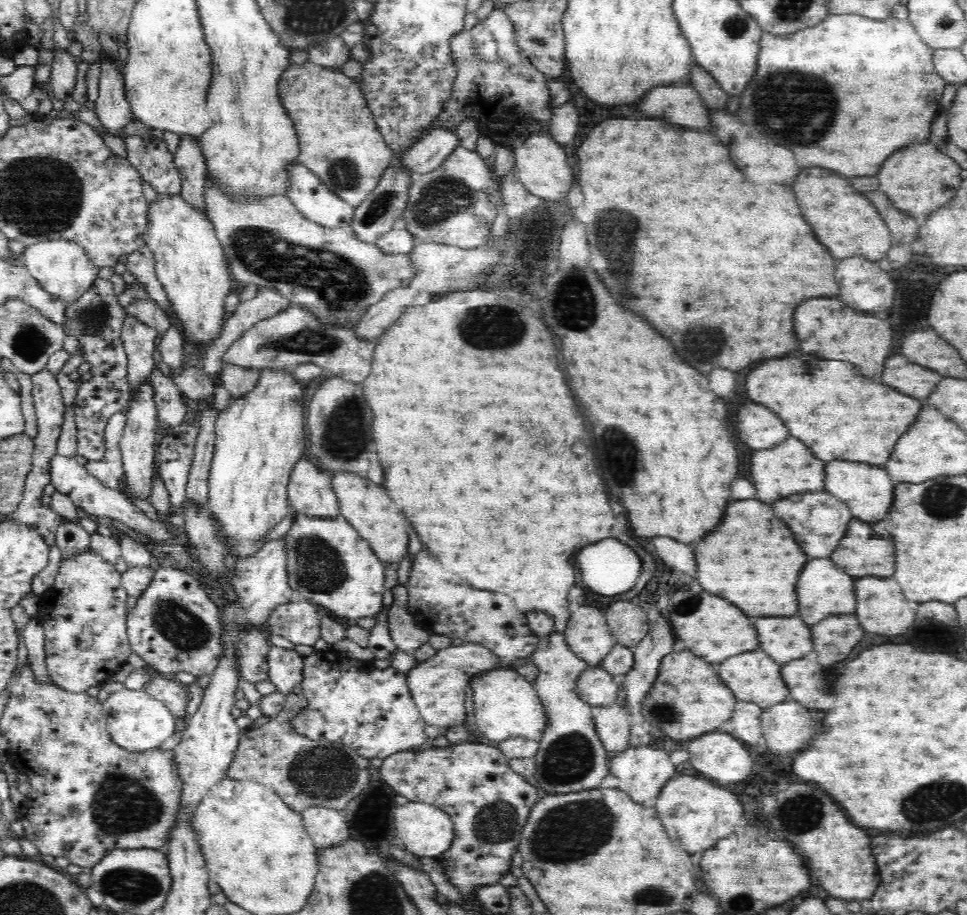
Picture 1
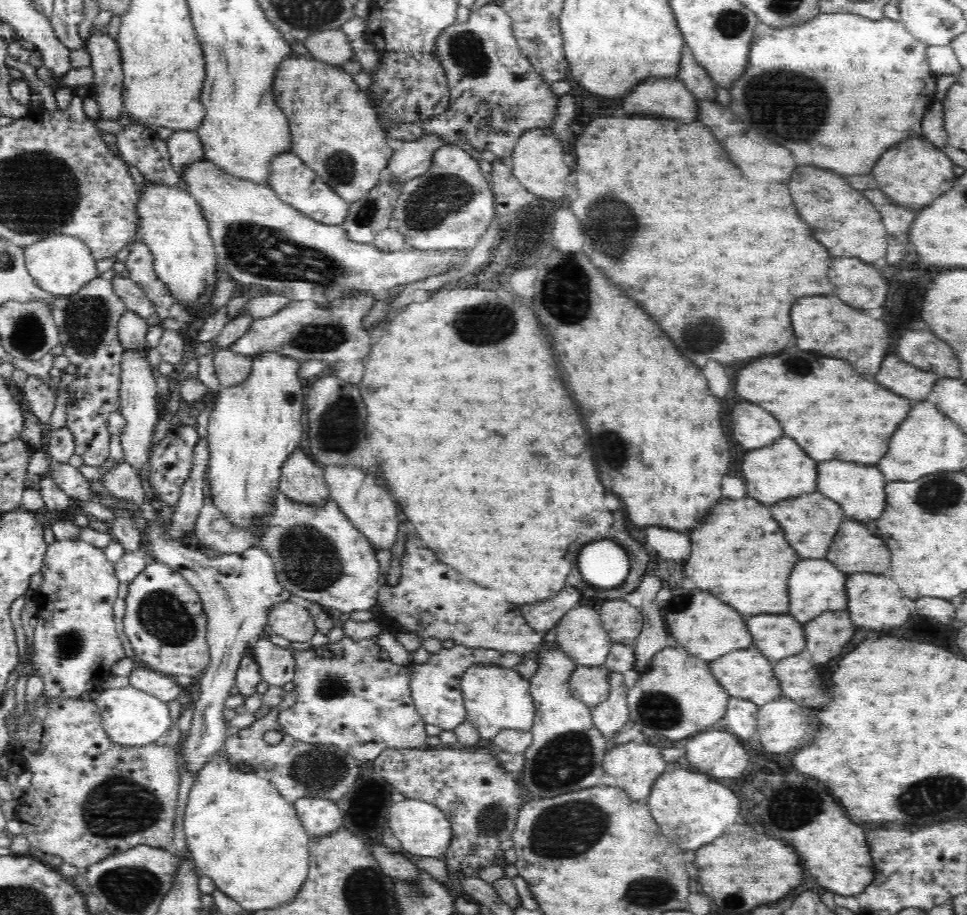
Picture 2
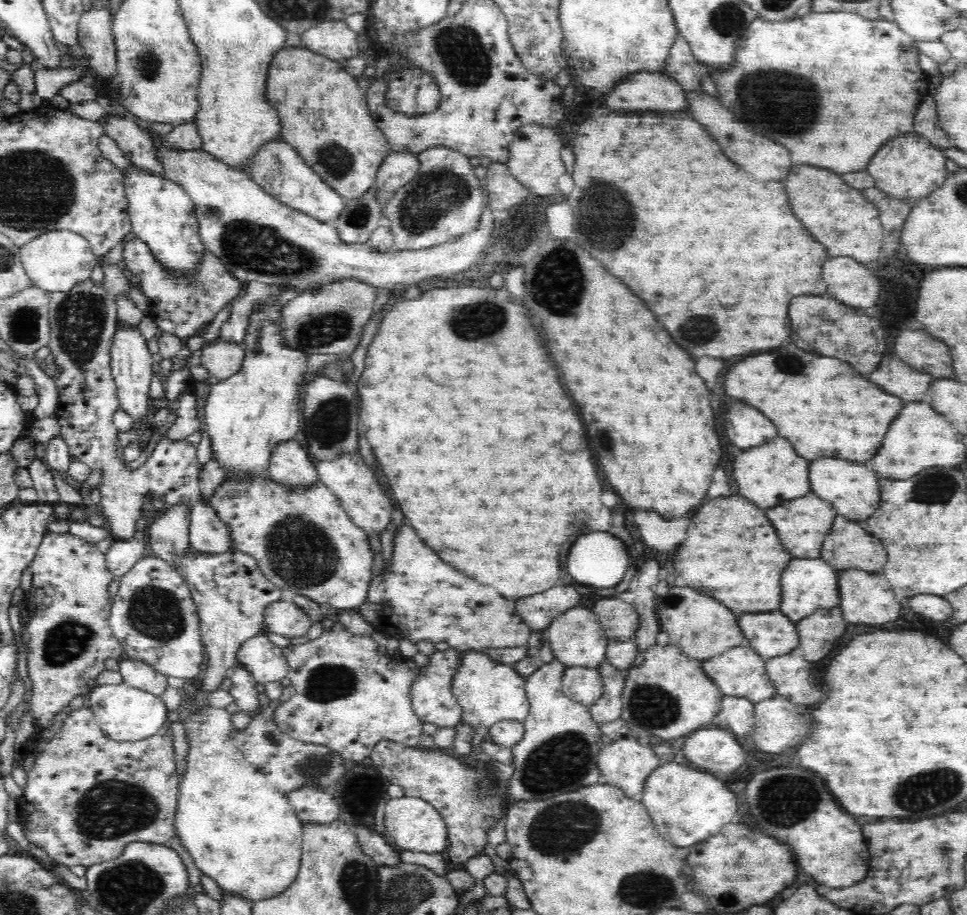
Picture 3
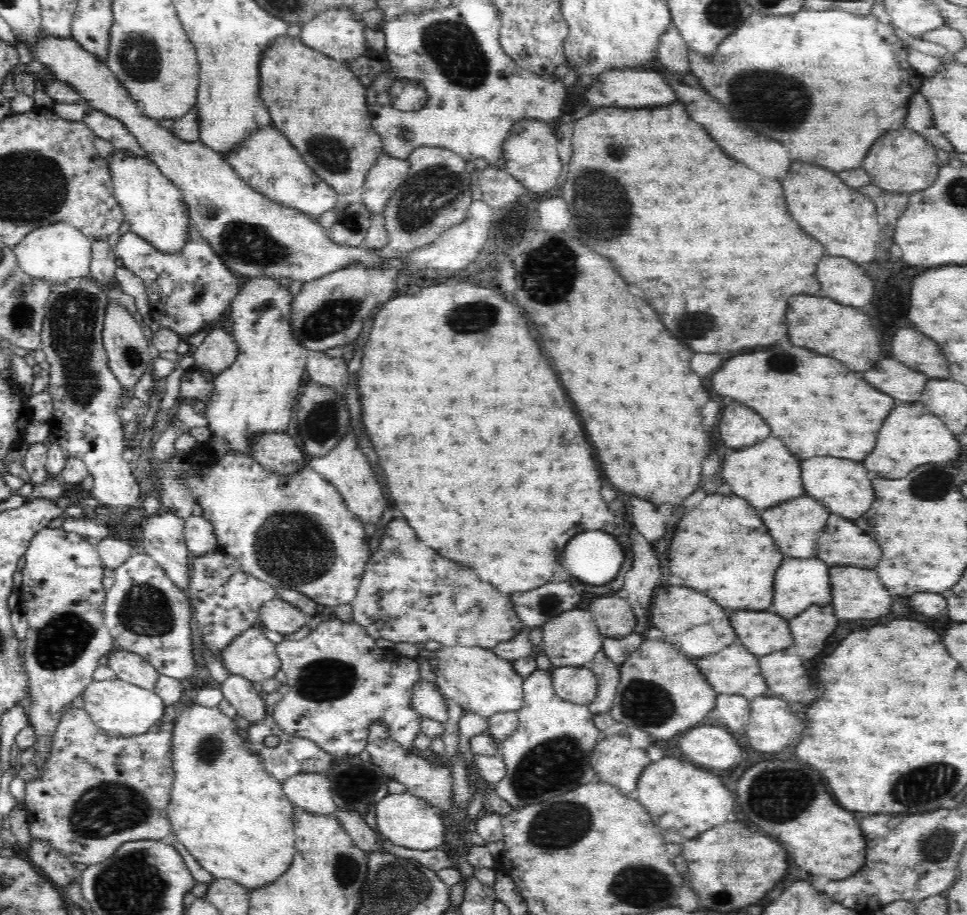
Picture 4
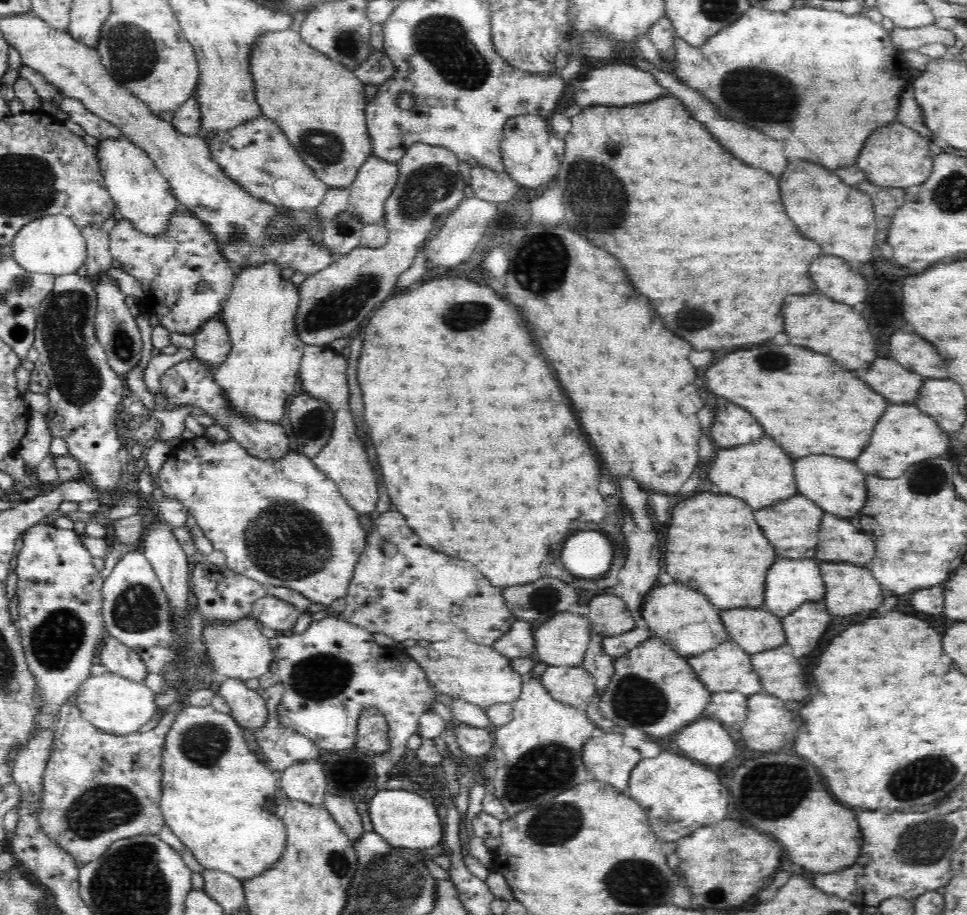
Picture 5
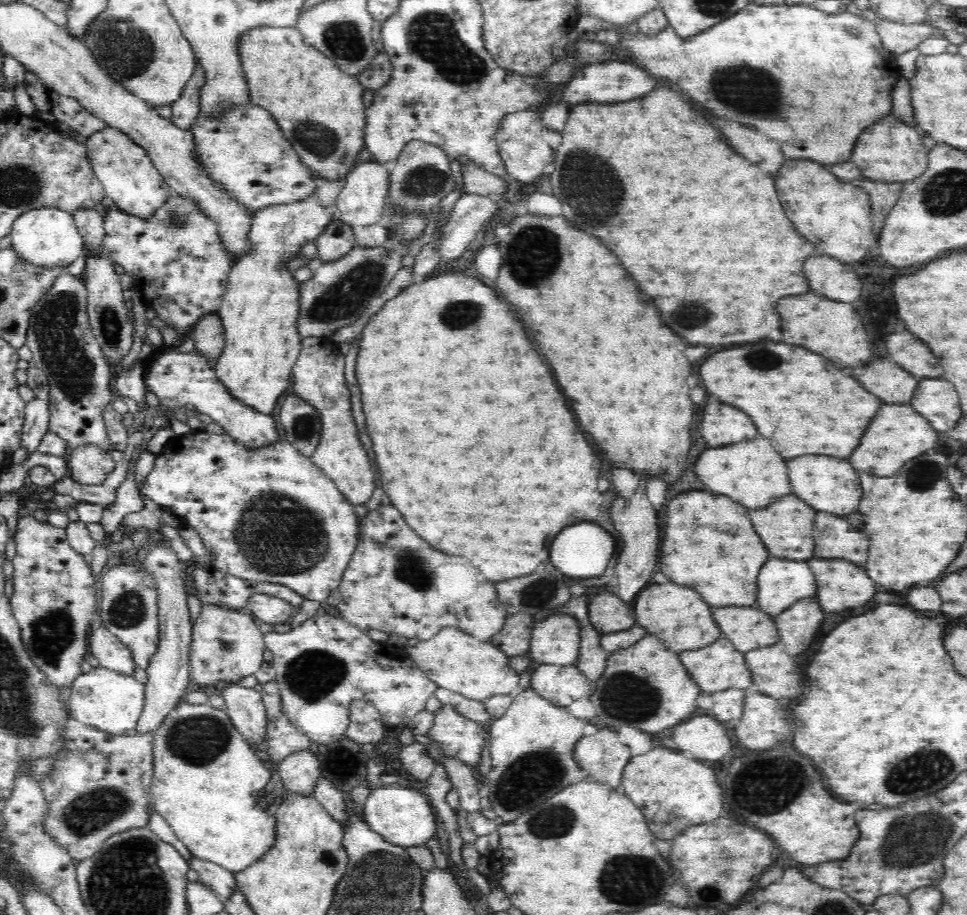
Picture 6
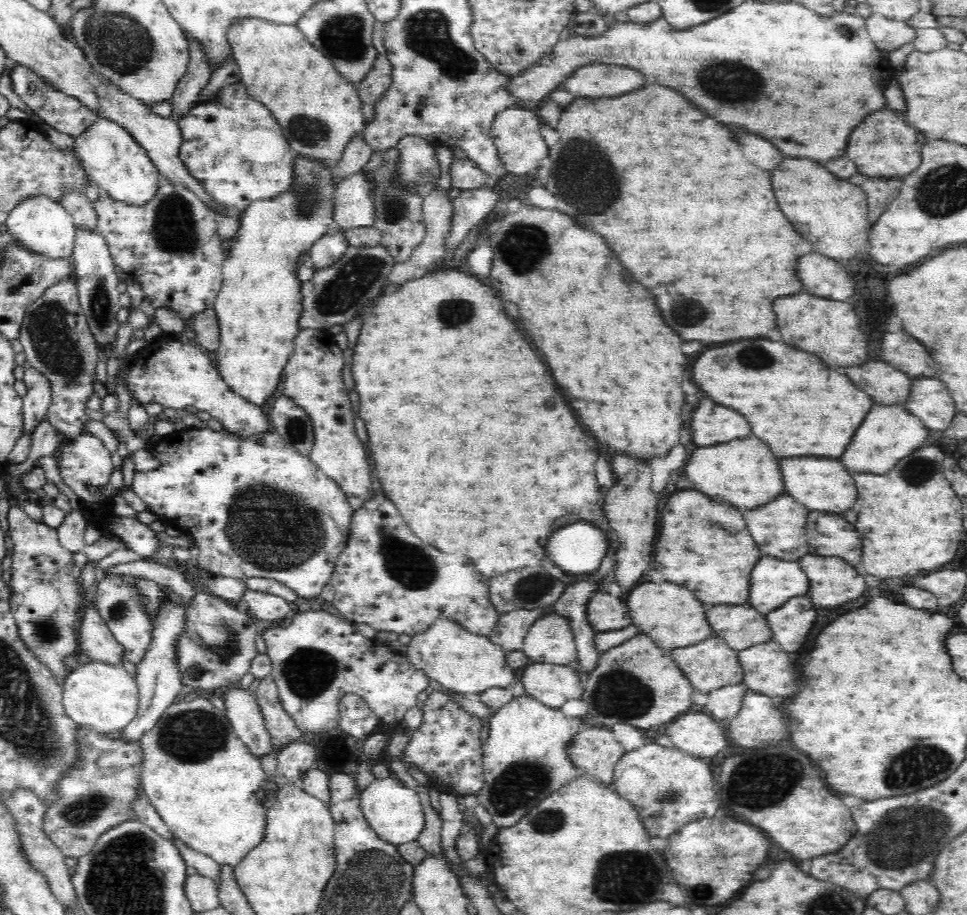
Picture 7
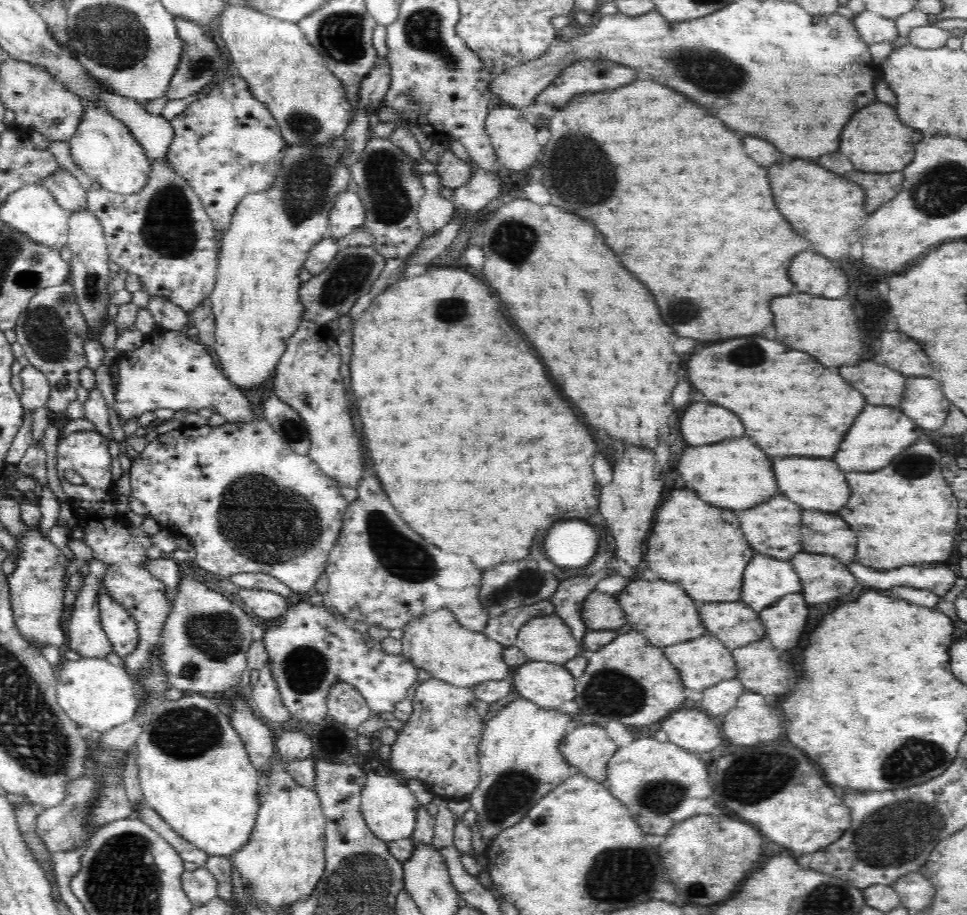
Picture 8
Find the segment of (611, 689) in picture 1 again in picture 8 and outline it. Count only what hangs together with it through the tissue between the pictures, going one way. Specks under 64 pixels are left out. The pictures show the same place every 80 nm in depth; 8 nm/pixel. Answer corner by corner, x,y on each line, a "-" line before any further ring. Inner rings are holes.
526,661
516,666
512,678
513,697
521,697
533,702
546,711
557,711
563,702
575,698
575,679
563,665
555,665
544,661

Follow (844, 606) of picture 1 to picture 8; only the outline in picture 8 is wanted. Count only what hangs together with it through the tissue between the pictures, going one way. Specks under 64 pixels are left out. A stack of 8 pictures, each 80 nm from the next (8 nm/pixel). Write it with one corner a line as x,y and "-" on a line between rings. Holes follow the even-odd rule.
754,554
742,572
739,600
757,613
783,594
798,593
800,589
798,575
789,562

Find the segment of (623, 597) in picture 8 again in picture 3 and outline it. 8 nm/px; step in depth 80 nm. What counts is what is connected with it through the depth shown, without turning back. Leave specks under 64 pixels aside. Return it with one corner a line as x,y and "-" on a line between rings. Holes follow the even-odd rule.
670,588
664,596
656,596
655,613
660,630
668,634
671,645
676,645
686,656
705,661
722,654
733,646
744,644
743,634
736,624
736,613
700,594
694,588

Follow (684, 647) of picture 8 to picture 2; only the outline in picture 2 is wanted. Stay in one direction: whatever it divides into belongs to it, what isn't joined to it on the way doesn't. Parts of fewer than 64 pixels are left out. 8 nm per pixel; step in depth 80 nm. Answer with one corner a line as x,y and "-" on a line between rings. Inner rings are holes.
750,646
715,658
707,663
707,668
730,697
746,699
760,706
762,703
780,698
783,694
778,681
771,674
771,663
757,648

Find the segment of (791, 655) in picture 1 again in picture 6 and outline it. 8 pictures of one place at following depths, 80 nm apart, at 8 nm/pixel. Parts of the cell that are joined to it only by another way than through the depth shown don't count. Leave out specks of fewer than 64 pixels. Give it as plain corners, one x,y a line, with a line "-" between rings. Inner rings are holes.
756,606
711,607
711,617
722,636
742,653
779,640
772,615

